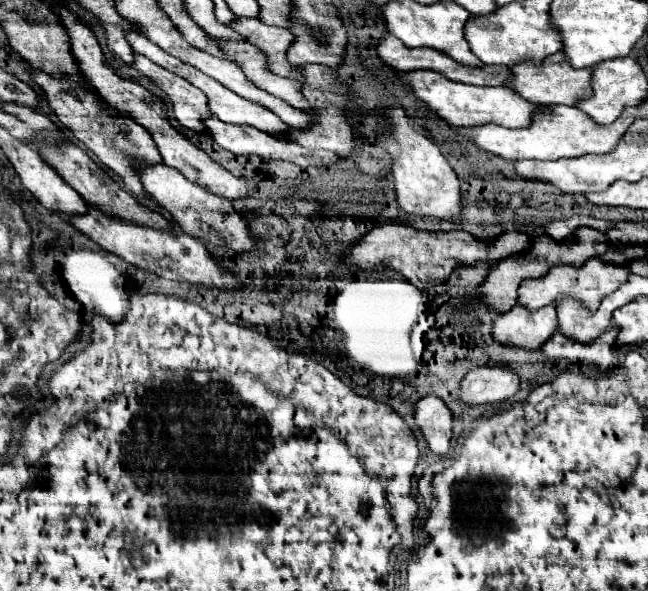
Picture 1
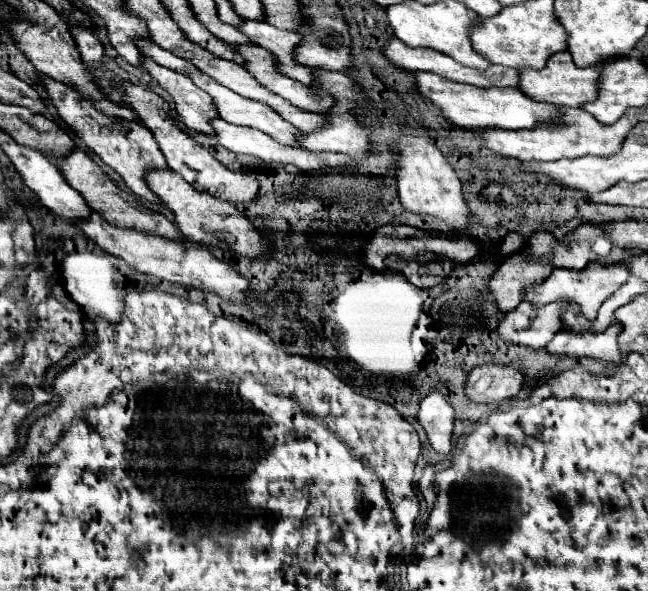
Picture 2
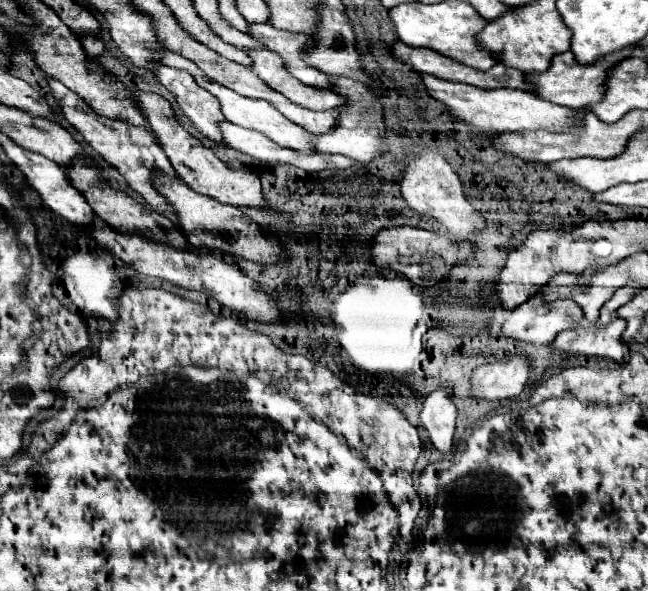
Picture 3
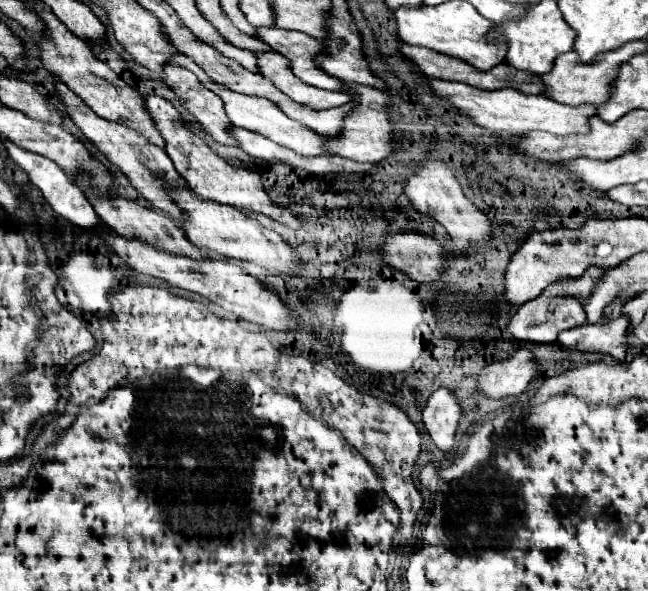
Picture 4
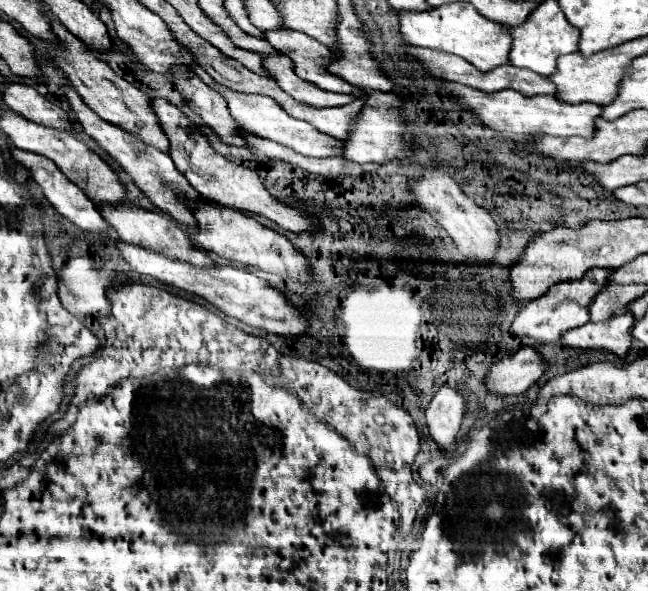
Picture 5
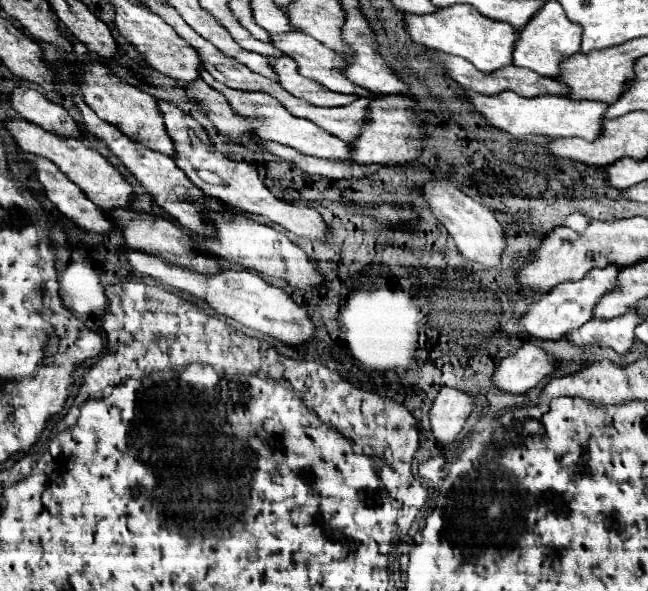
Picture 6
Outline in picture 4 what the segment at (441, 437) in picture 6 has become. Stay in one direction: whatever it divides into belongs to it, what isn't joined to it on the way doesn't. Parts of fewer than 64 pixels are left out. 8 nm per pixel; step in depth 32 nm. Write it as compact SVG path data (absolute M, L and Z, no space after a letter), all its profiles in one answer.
M448 388L436 390L430 396L430 400L422 412L428 434L432 436L434 444L444 452L448 452L454 444L454 434L456 434L456 428L460 422L460 414L462 414L460 400Z

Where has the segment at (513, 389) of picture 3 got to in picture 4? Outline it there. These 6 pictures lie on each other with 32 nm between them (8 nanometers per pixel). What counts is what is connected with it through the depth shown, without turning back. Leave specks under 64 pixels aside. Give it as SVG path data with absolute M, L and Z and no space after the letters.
M516 350L512 358L494 362L478 374L480 390L490 398L506 398L522 394L528 384L540 376L540 368L530 350Z

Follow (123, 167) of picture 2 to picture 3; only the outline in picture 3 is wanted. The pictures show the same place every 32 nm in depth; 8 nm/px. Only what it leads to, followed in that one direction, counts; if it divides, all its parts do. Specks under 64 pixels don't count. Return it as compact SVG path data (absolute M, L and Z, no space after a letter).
M50 80L50 88L52 88L52 96L56 98L56 102L62 108L62 114L68 118L68 122L72 126L76 126L76 130L84 136L84 140L102 154L102 158L112 164L114 168L118 168L118 172L128 180L130 188L136 190L152 208L158 208L162 212L170 212L176 218L174 208L168 204L168 200L164 200L164 196L160 196L160 192L156 192L156 188L152 188L152 176L156 172L168 172L170 176L176 176L168 156L164 154L164 150L160 148L160 144L156 144L152 140L152 136L142 130L136 128L132 124L124 124L122 120L110 120L104 116L98 116L78 94L74 94L72 90L68 90L64 84L60 84L58 80Z

